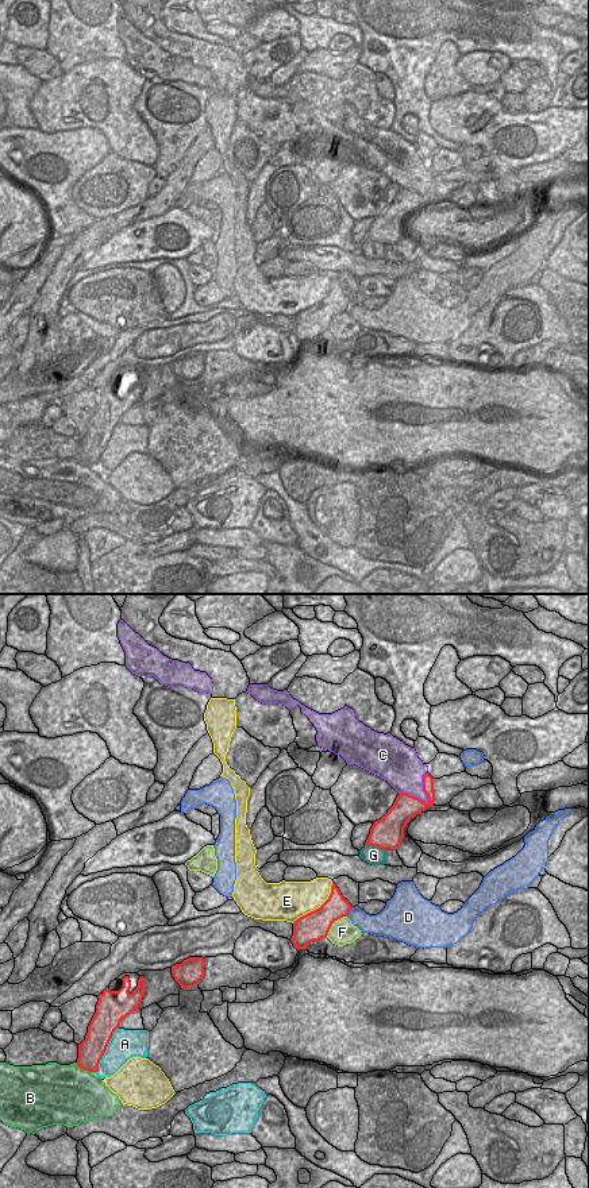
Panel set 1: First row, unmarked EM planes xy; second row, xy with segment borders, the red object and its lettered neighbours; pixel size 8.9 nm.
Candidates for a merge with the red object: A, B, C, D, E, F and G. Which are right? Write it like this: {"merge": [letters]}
{"merge": []}

